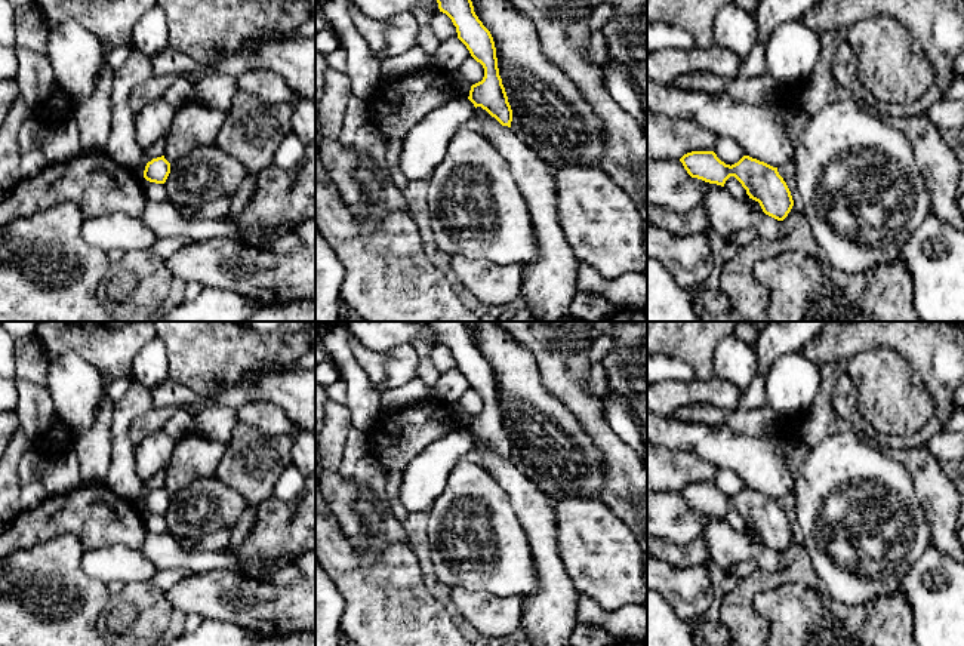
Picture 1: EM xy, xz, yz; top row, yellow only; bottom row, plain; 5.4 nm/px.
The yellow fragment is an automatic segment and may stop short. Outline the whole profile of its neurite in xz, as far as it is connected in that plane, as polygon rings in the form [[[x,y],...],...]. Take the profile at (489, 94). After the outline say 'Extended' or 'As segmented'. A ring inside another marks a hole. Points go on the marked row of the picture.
[[[437,0],[440,12],[456,27],[458,39],[484,68],[481,81],[471,86],[468,99],[481,107],[502,126],[511,127],[512,110],[499,76],[496,47],[490,31],[474,12],[471,0]]]. As segmented

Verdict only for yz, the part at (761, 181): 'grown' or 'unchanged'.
unchanged

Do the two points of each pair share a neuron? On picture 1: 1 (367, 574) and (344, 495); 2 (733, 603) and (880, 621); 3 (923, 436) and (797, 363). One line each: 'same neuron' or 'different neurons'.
1: different neurons
2: same neuron
3: different neurons

